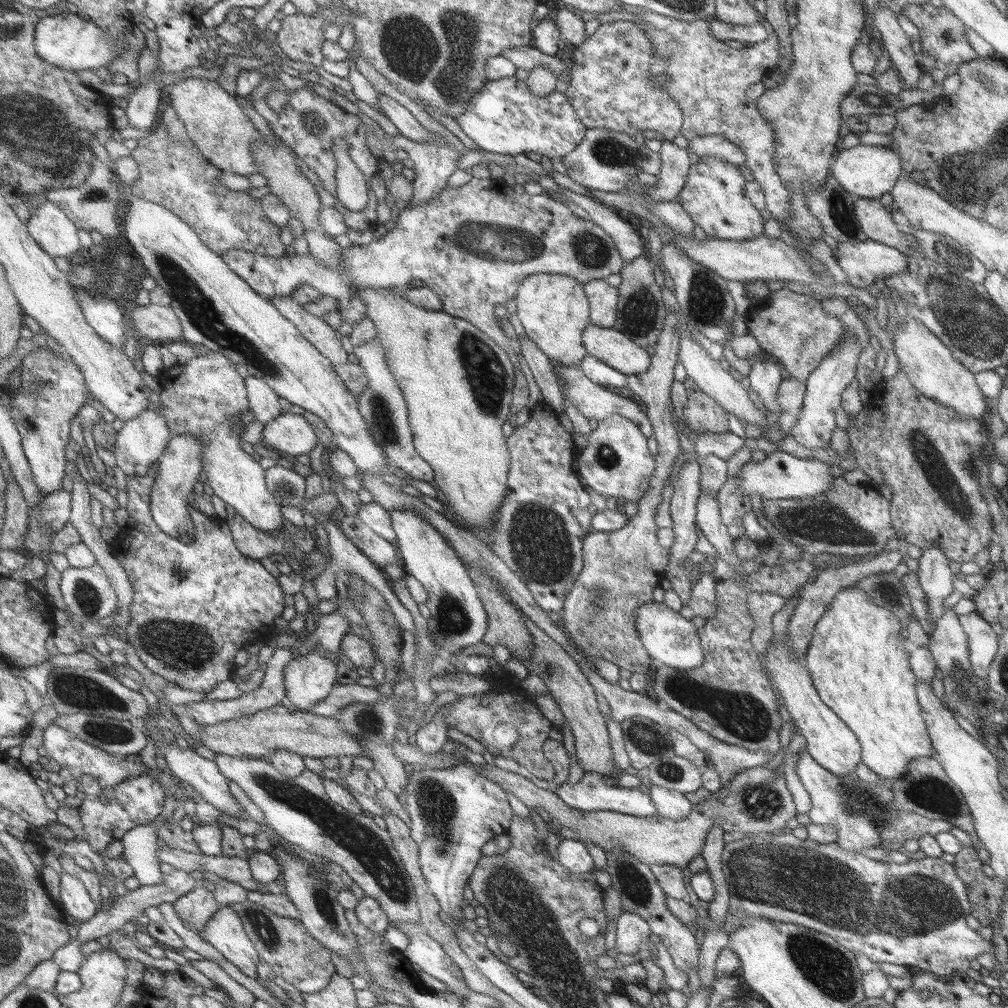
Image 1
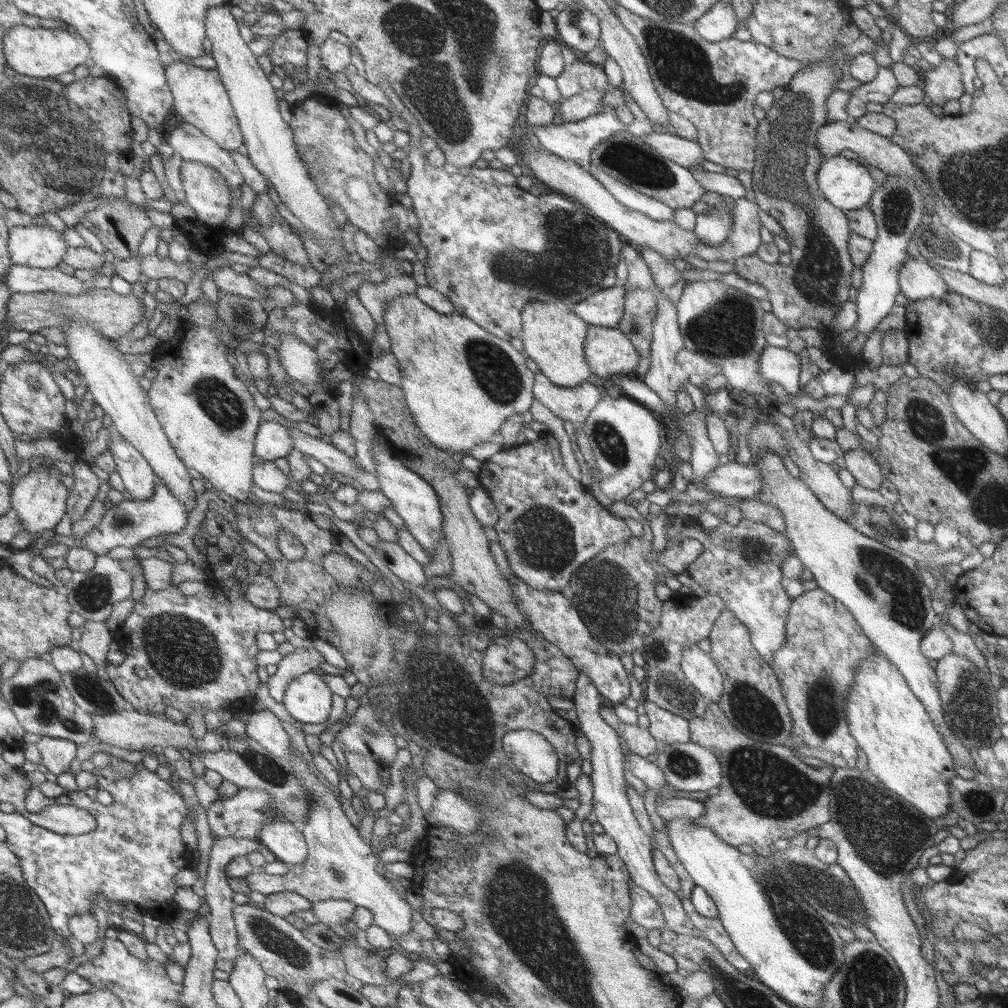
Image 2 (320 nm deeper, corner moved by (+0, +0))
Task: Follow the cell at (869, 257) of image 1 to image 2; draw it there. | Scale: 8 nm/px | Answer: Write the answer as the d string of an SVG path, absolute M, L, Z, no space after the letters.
M910 257L899 269L898 285L908 301L943 298L948 292L946 284L929 263Z

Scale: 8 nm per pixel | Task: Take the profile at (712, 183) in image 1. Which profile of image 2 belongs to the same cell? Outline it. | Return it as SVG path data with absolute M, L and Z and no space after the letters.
M726 204L723 207L711 206L712 209L702 216L695 217L692 233L698 242L706 246L718 245L725 240L731 221L732 213Z

